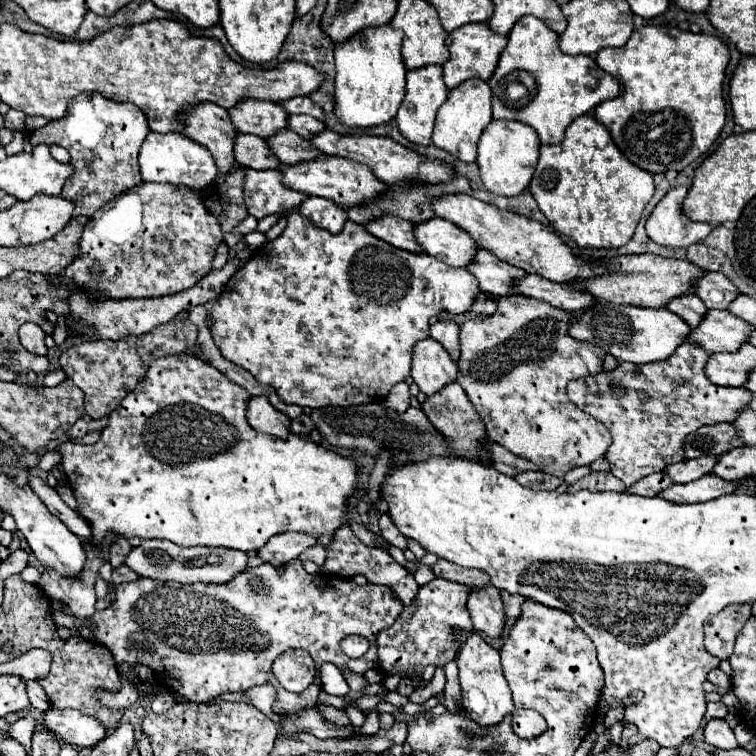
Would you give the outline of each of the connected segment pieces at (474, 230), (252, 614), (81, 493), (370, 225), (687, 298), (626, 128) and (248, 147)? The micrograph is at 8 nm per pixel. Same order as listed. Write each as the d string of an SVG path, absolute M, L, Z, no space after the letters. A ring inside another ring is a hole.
M469 194L439 196L435 198L431 208L435 216L445 218L457 224L461 230L469 232L479 248L493 252L497 258L517 268L523 268L529 274L531 272L541 274L543 278L553 280L553 282L571 282L573 278L587 278L589 274L597 274L597 270L591 270L593 266L589 266L589 262L575 256L571 248L557 234L549 232L549 228L537 220L531 220L531 218L525 218L525 216L519 216L507 210L499 210Z
M295 558L293 562L285 564L285 572L279 574L273 566L261 564L257 568L249 568L237 578L229 580L227 584L181 584L181 582L159 582L151 578L139 578L133 582L123 582L115 586L117 598L115 602L97 614L97 642L105 644L113 656L127 656L127 658L139 658L139 662L145 662L147 666L153 666L153 672L159 674L161 686L189 698L191 702L209 702L211 698L225 694L225 692L245 692L253 686L271 682L277 688L277 700L273 704L273 710L277 714L301 710L305 706L313 706L317 702L317 694L321 688L319 668L323 662L333 662L337 668L349 668L351 672L363 674L369 668L377 668L377 648L375 640L377 634L383 628L389 628L397 616L403 610L403 604L399 598L393 596L389 588L377 586L377 584L365 584L357 586L353 580L341 580L341 578L327 578L325 574L311 576L303 570L301 560ZM251 576L261 576L267 584L267 592L263 596L257 596L249 588ZM133 632L141 632L149 644L153 644L153 650L133 646L129 640ZM347 634L359 634L369 640L369 650L365 656L351 660L343 654L339 642ZM289 648L301 648L311 654L315 660L317 676L313 680L313 686L303 690L301 694L287 692L281 688L279 680L271 672L273 660L289 650Z
M191 354L163 356L163 358L155 360L155 362L151 362L145 380L141 380L141 382L135 386L135 390L131 390L131 394L127 394L127 396L123 398L121 406L117 406L117 410L113 410L113 414L109 414L109 426L105 426L105 428L101 430L101 438L99 438L95 444L73 444L73 442L63 442L63 444L59 444L59 446L55 448L55 450L61 454L61 466L63 466L63 470L65 470L65 476L67 476L67 480L69 480L73 492L75 492L75 498L79 500L77 512L81 512L83 518L89 518L89 522L91 522L91 526L93 526L93 544L99 544L99 546L103 546L103 548L107 550L107 544L109 544L109 540L111 540L111 532L117 532L117 534L121 534L121 536L125 536L125 538L133 538L133 536L137 536L137 538L165 538L165 540L175 542L177 546L221 546L221 548L235 548L235 550L251 552L251 550L261 548L271 536L281 534L281 532L289 532L289 530L293 530L293 532L307 532L307 534L313 534L315 538L321 538L321 536L331 536L331 534L335 534L341 526L345 526L347 520L349 520L349 510L351 510L351 508L349 508L349 498L355 494L357 476L359 476L359 470L357 470L355 460L353 460L353 458L339 456L339 454L335 454L333 450L327 450L327 448L323 448L321 444L315 444L309 436L305 438L305 436L299 436L299 434L291 434L287 440L281 440L281 438L273 438L273 436L255 432L255 430L247 424L247 420L245 420L245 406L247 406L247 400L251 398L249 392L247 392L245 388L237 386L235 382L231 382L223 372L219 372L217 368L213 368L209 362L205 362L205 360L201 360L201 358L193 358L193 356L191 356L191 358L185 358L185 356L191 356Z
M383 214L379 218L373 218L373 220L365 222L363 228L367 232L371 232L373 236L393 244L395 248L401 248L407 252L423 252L421 246L415 242L413 224L407 220L401 220L393 214Z
M683 294L683 296L675 296L673 300L669 300L665 304L667 310L671 310L673 314L677 314L681 320L685 320L689 326L697 326L697 322L701 320L701 314L705 314L705 304L693 294Z
M647 24L641 30L633 30L629 42L621 48L603 48L597 58L597 66L619 80L621 94L609 102L601 102L595 108L595 120L601 122L609 132L623 156L651 174L667 170L685 170L693 160L701 158L713 142L719 138L725 124L725 102L723 102L723 78L729 62L727 46L709 34L683 32L671 36L667 26Z
M237 132L233 142L235 160L241 162L241 166L249 166L253 170L269 170L279 164L273 154L269 154L269 148L265 146L265 140L255 134L243 134Z

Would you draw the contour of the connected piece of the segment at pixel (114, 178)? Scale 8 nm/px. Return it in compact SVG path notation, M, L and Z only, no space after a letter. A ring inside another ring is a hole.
M85 92L69 102L67 114L61 120L47 122L43 128L33 130L29 142L31 146L57 144L71 154L69 164L73 166L73 174L67 178L61 196L75 204L73 216L91 218L107 202L141 184L137 154L147 134L147 118L137 106L111 102L97 92Z

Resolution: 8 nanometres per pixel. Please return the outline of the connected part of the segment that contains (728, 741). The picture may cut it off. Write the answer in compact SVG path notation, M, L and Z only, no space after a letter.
M713 718L707 722L707 726L703 728L703 738L709 746L717 748L717 750L731 750L737 748L737 740L733 730L729 728L729 724L721 718Z

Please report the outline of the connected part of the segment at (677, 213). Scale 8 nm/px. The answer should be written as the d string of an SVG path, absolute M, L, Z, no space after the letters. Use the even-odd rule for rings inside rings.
M685 186L671 188L647 218L645 230L655 244L685 248L705 240L711 234L713 228L709 224L693 222L683 214L681 204L685 196L687 196Z

